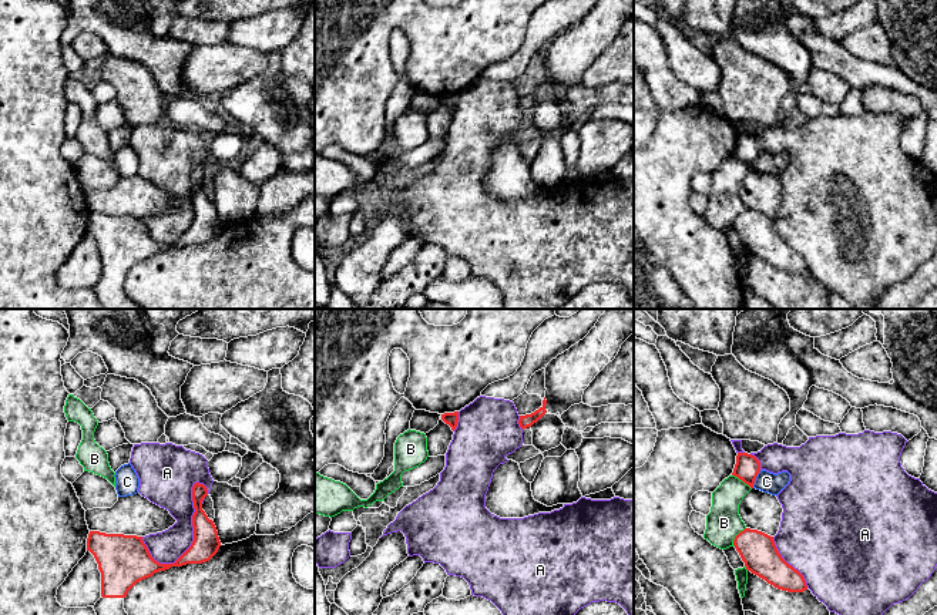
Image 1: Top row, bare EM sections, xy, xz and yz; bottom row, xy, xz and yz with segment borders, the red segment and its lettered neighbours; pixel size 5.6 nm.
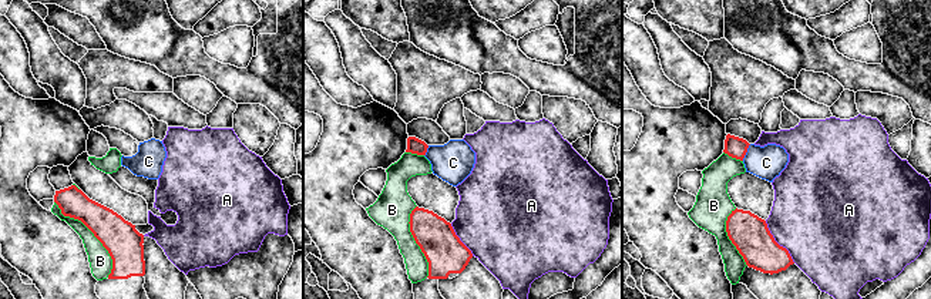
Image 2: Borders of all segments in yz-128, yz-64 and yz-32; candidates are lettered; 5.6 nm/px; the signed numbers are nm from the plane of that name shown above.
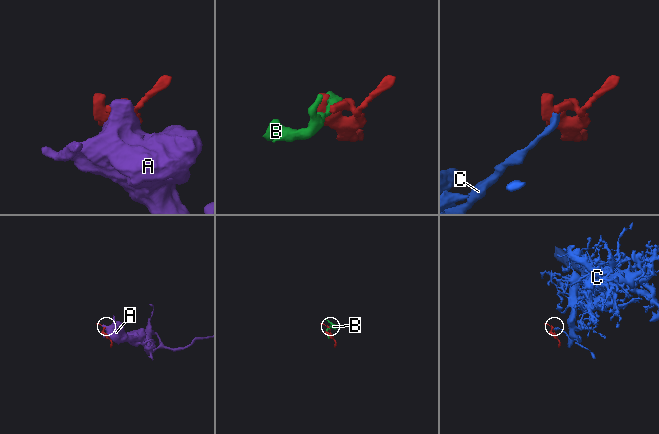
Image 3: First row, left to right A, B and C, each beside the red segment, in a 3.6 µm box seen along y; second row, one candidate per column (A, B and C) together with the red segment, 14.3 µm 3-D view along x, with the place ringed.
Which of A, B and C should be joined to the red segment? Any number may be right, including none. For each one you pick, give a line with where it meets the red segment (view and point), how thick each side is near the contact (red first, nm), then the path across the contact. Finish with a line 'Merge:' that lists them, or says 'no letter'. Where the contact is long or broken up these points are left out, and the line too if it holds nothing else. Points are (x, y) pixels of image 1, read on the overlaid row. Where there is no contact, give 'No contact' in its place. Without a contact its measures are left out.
Merge: no letter

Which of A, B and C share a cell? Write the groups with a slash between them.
A / B / C

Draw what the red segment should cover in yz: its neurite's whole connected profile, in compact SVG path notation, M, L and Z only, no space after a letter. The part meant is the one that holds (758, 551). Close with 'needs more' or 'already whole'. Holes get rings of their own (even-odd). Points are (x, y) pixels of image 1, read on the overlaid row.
M745 528L735 537L733 545L746 569L775 588L787 592L807 589L803 575L779 554L773 537L758 530Z; already whole

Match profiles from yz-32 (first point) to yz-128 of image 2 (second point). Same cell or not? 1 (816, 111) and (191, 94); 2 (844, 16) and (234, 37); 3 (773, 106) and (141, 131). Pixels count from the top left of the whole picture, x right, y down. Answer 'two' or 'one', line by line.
1: two
2: two
3: one

